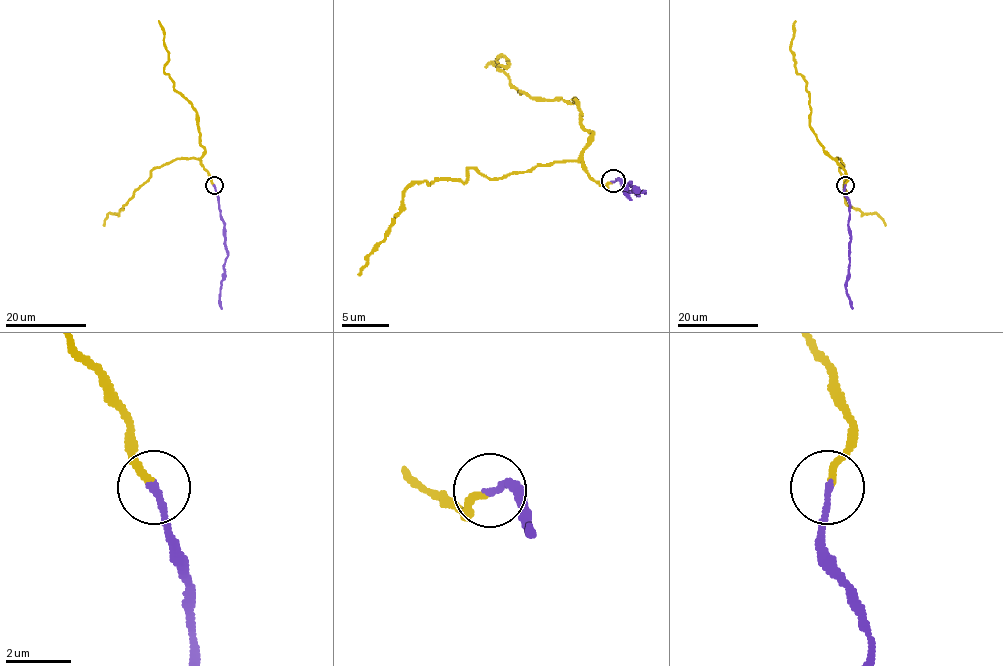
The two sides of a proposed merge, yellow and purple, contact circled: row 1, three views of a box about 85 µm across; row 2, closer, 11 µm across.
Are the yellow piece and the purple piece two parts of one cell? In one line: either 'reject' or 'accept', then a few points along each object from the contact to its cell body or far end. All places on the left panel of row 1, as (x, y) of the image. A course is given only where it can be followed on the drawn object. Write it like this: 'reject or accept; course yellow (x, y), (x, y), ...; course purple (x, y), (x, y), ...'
accept; course yellow (214, 185), (200, 157), (204, 150), (195, 109), (164, 71), (168, 52), (158, 21); course purple (214, 185), (228, 255), (221, 289), (222, 309)

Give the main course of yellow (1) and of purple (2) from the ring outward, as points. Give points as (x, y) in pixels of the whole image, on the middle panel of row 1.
1: (612, 181), (589, 174), (591, 132), (575, 100), (533, 100), (500, 55), (484, 67)
2: (612, 181), (617, 179), (624, 193), (645, 191), (629, 184), (631, 198)

